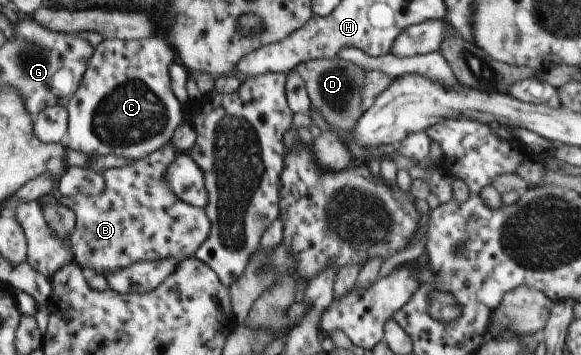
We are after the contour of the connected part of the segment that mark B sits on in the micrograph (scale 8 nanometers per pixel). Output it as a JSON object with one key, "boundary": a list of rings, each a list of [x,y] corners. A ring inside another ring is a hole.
{"boundary":[[[169,142],[147,158],[137,160],[129,166],[111,168],[103,172],[106,190],[99,196],[78,195],[60,196],[59,202],[65,203],[76,214],[76,228],[72,233],[71,243],[75,262],[88,273],[112,274],[124,270],[135,262],[159,260],[159,258],[192,257],[211,233],[211,224],[203,208],[190,206],[173,195],[164,179],[168,167],[179,156],[177,149]]]}

